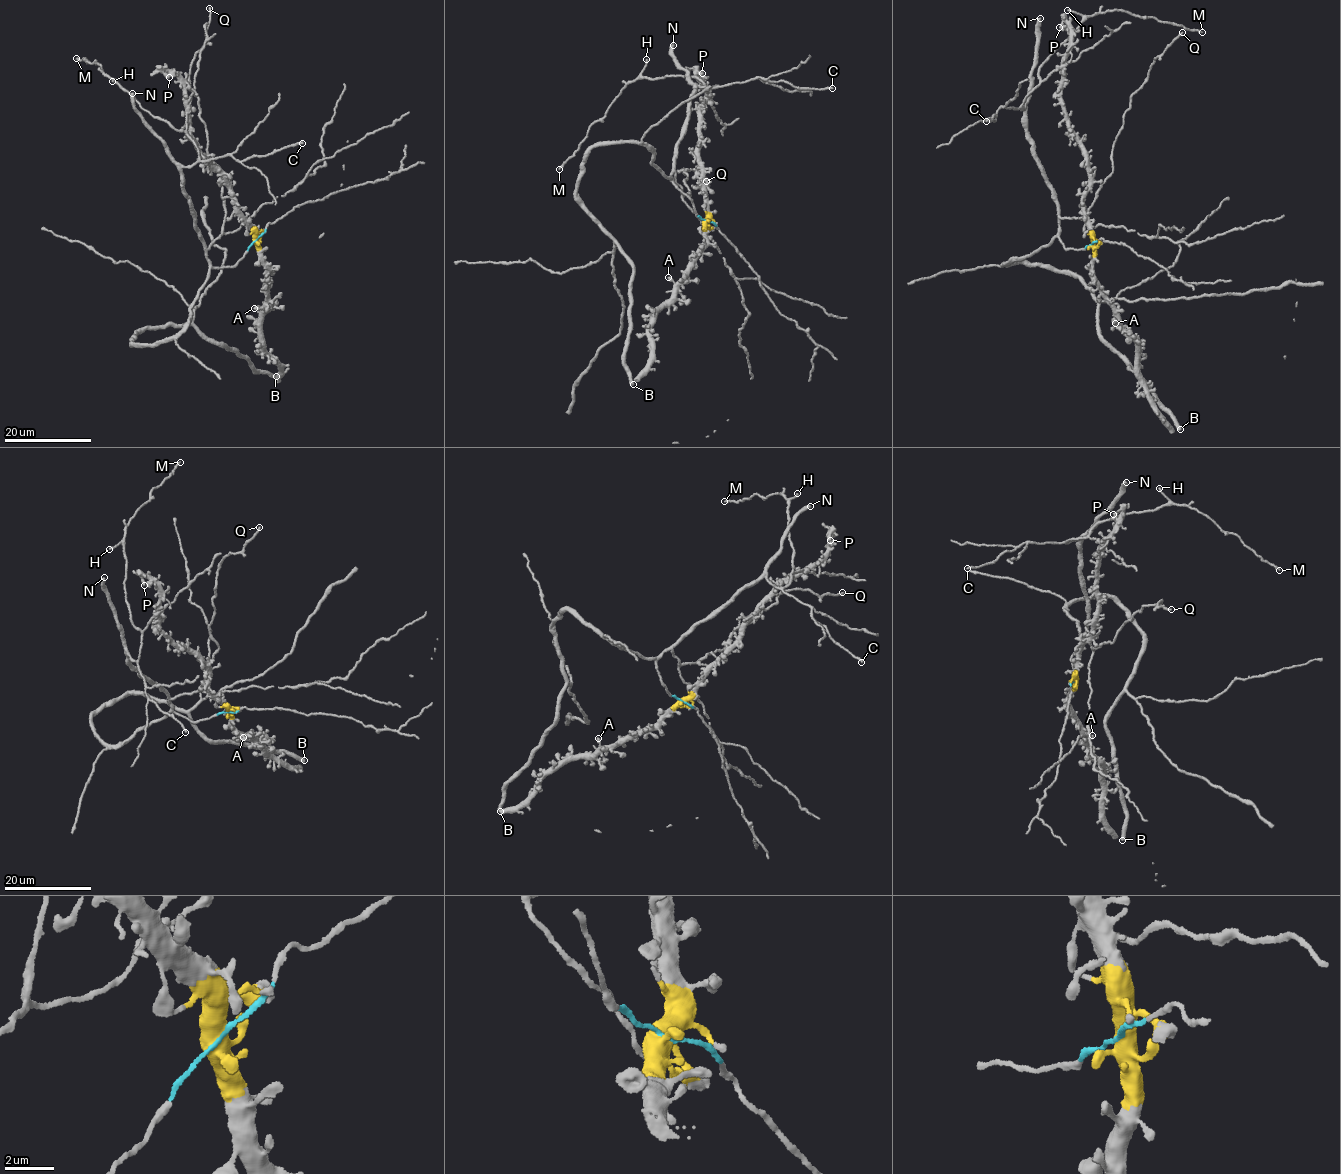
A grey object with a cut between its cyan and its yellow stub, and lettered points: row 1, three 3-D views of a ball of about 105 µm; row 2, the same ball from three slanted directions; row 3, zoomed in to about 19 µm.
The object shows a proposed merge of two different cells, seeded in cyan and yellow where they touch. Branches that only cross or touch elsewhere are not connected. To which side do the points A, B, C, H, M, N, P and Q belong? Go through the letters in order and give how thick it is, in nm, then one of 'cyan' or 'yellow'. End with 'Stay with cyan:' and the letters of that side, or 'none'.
A: 480 nm thick; yellow
B: 440 nm thick; cyan
C: 240 nm thick; cyan
H: 200 nm thick; cyan
M: 160 nm thick; cyan
N: 400 nm thick; cyan
P: 440 nm thick; yellow
Q: 240 nm thick; cyan
Stay with cyan: B, C, H, M, N, Q

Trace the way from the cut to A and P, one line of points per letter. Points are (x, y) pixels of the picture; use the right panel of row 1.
A: (1091, 244), (1095, 284), (1112, 308), (1118, 326), (1115, 322)
P: (1091, 244), (1083, 204), (1089, 181), (1087, 162), (1061, 97), (1064, 55), (1071, 34), (1066, 22), (1059, 28)

